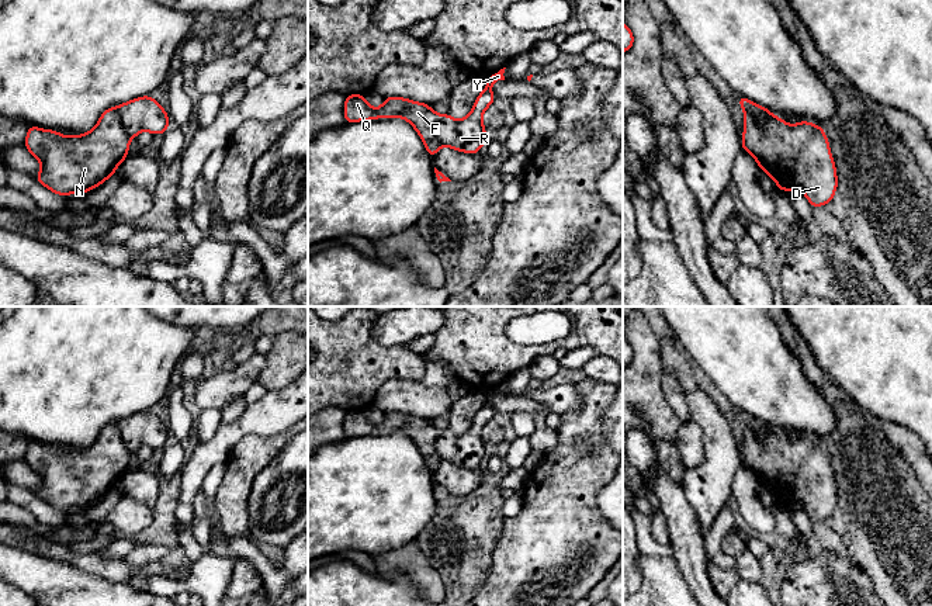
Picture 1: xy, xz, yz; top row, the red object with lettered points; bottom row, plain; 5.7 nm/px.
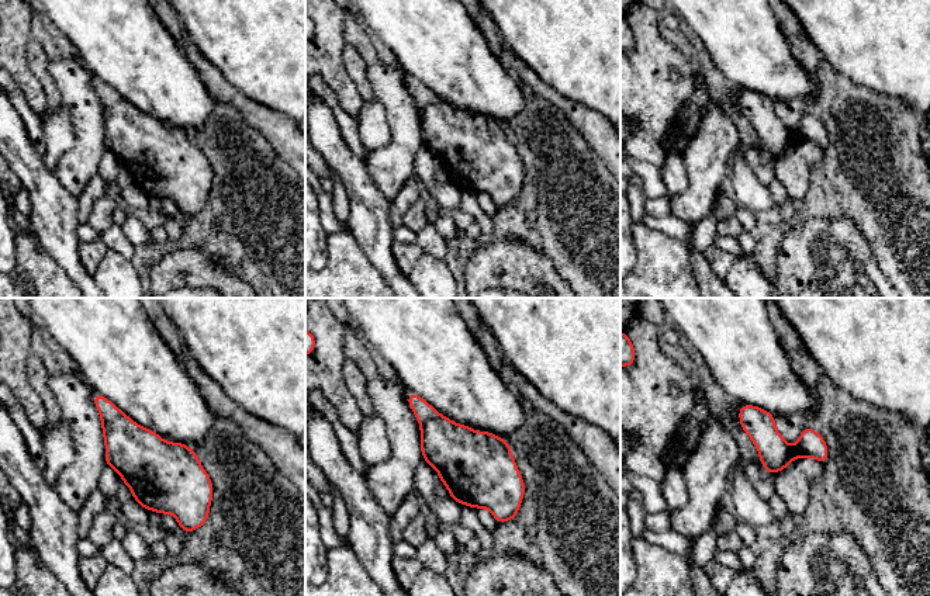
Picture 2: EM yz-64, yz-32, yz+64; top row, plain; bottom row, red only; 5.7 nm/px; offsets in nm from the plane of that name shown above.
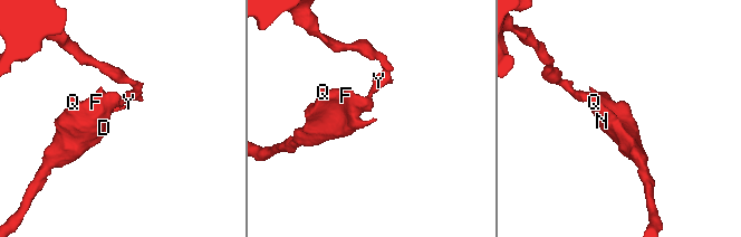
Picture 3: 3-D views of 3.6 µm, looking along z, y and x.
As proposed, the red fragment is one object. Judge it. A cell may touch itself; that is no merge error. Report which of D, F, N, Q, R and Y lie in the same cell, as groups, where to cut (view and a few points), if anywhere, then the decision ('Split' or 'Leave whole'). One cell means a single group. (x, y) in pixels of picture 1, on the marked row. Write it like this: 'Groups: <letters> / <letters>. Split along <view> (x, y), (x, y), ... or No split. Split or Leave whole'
Groups: D F N Q / R Y. Split along yz (748, 100), (747, 110), (761, 125), (765, 125). Split

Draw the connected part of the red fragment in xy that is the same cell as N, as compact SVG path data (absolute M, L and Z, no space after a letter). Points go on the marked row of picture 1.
M117 107L107 108L97 125L84 135L65 136L58 131L39 129L31 125L24 146L38 159L42 169L35 179L59 195L91 191L114 176L114 170L128 156L129 136Z

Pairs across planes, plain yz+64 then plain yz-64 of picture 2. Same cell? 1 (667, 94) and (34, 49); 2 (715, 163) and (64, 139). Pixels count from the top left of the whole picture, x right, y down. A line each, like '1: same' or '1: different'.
1: different
2: different

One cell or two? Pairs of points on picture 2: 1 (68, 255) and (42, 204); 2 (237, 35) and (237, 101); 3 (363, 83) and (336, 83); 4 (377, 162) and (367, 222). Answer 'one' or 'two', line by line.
1: one
2: two
3: two
4: two

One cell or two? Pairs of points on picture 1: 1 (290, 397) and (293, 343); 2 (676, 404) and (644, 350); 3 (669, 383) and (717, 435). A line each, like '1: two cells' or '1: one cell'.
1: two cells
2: two cells
3: two cells

